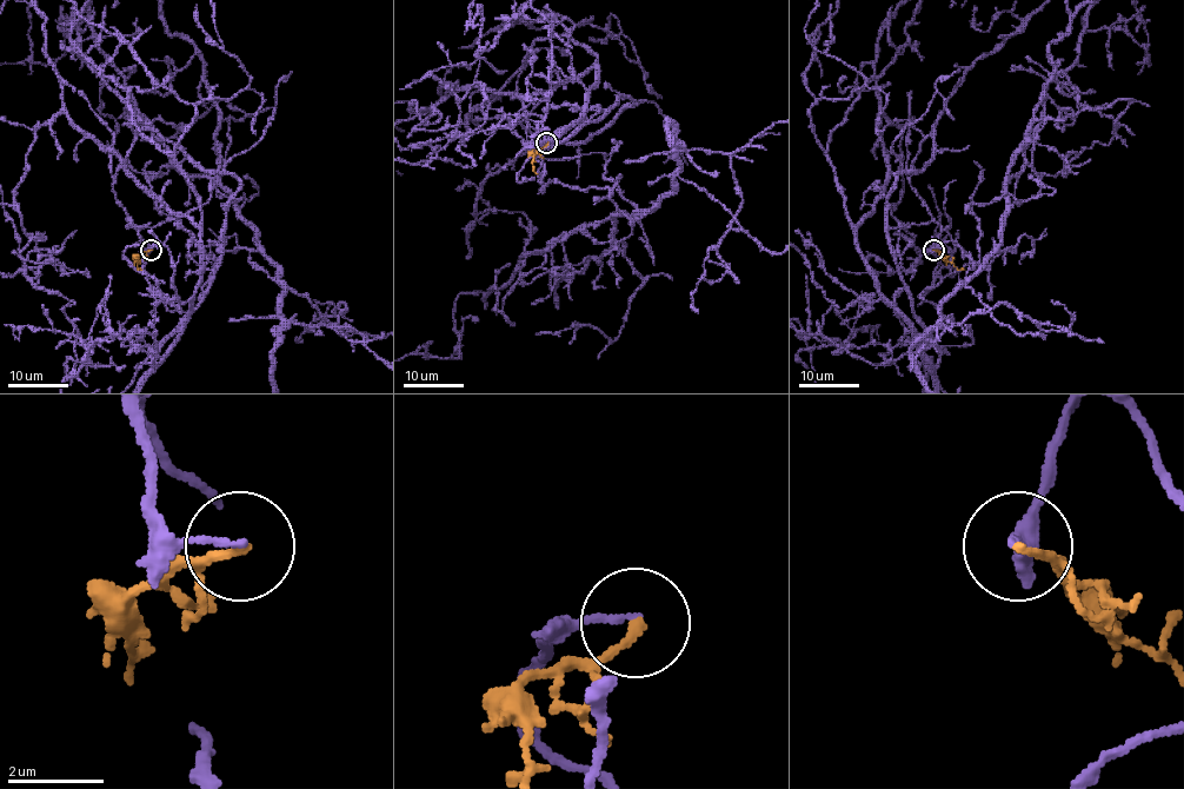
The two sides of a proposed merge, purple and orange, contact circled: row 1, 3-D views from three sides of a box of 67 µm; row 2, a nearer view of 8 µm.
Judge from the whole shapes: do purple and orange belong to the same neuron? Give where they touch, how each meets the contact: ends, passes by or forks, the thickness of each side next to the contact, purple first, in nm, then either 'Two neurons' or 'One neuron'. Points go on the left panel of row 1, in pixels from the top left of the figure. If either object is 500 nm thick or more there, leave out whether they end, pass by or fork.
Place: (151, 250). At the ring purple ends. At the ring orange ends. Thickness 130 nm (purple) against 180 nm. One neuron

